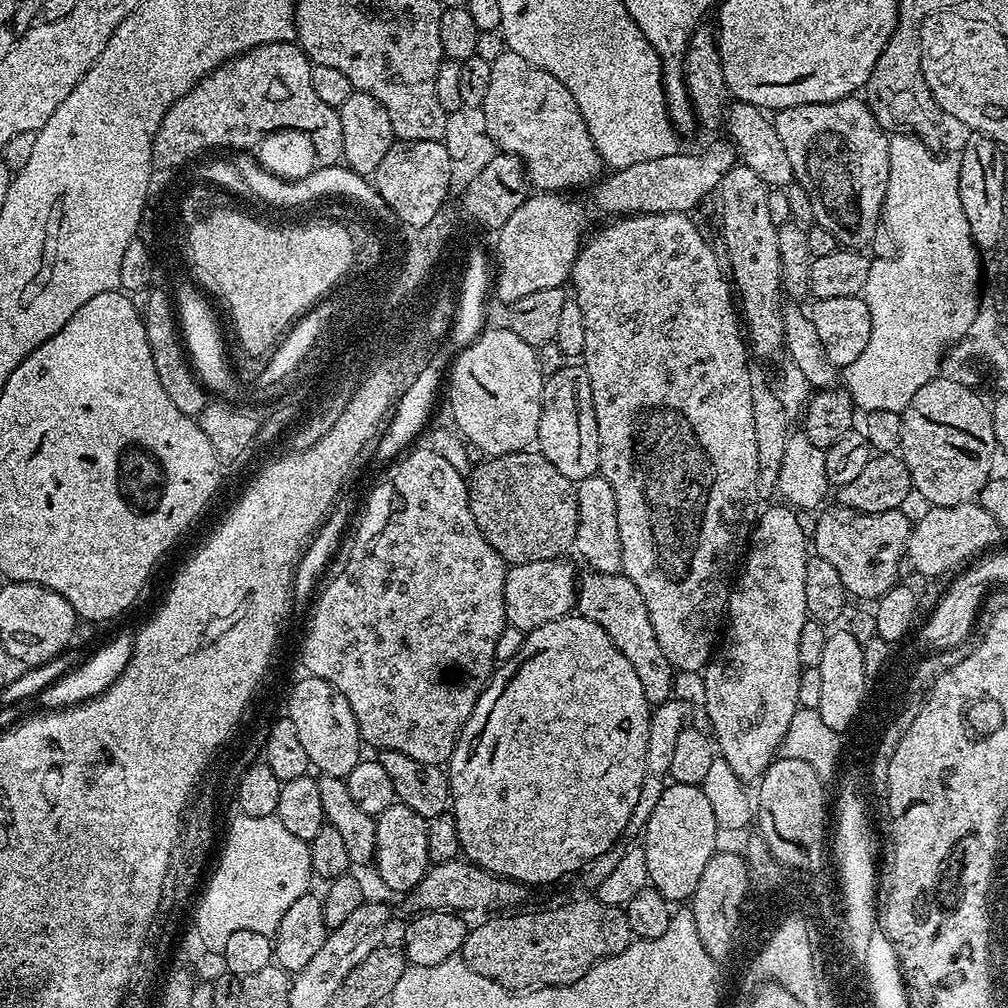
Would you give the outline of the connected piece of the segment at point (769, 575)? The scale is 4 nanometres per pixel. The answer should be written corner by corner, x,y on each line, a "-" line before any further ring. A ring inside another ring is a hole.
783,507
768,508
765,512
763,509
759,513
750,537
750,547
747,549
746,559
743,561
742,571
739,573
739,576
741,575
740,581
737,584
735,581
734,591
728,598
728,611
726,613
728,633
726,633
726,628
718,651
709,660
707,668
702,673
704,685
706,686
706,714
712,723
710,732
718,749
719,759
730,762
730,768
734,770
734,774
738,774
741,780
745,782
752,782
752,779
755,781
757,778
762,777
768,767
772,765
773,760
777,759
782,738
786,738
786,730
790,730
790,718
794,718
797,708
800,707
798,702
798,678
802,671
802,665
798,658
798,634
802,634
802,626
810,618
806,610
806,562
810,555
810,544
806,539
806,528
804,532
799,518
796,517
799,515
791,507

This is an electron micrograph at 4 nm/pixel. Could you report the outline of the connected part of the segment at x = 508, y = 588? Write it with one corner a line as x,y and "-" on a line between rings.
559,556
546,562
526,562
513,564
506,574
504,587
504,605
509,625
530,633
546,622
569,615
576,607
578,587
578,568
571,564
571,559

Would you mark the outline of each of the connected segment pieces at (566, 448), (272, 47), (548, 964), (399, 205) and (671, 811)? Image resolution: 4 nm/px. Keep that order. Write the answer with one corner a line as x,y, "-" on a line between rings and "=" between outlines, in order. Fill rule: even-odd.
565,363
563,368
545,379
536,444
538,451
544,457
561,474
566,474
566,478
574,482
585,480
599,473
598,422
594,414
590,378
579,363
=
270,42
226,61
209,76
203,76
185,96
168,107
150,150
155,163
160,163
164,168
176,168
194,159
203,148
235,150
240,144
252,143
260,136
260,132
268,132
268,128
304,128
312,136
320,165
339,165
344,155
340,113
318,98
310,82
312,65
296,42
=
595,898
572,900
561,908
548,908
545,912
524,911
481,919
484,921
469,931
462,949
462,959
473,970
509,990
560,988
563,984
578,982
578,978
585,976
598,961
626,950
626,946
630,946
634,939
627,911
624,908
606,906
=
397,139
386,150
374,177
376,192
386,200
390,210
402,225
416,229
430,222
449,199
448,191
454,188
453,161
446,146
436,141
404,141
=
669,783
664,789
662,798
658,798
658,806
654,806
654,814
650,814
642,830
642,847
646,854
646,870
651,887
658,889
670,902
687,901
691,898
698,886
698,878
702,878
702,870
706,870
706,862
710,862
710,858
718,851
716,835
718,829
714,810
710,806
710,801
706,799
703,787

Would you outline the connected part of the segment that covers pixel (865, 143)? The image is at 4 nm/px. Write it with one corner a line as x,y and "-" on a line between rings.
850,95
845,100
790,106
775,113
774,123
778,138
782,138
782,146
786,146
786,154
790,157
795,183
800,184
806,194
810,194
815,223
830,230
837,245
848,250
867,249
878,235
876,227
882,224
887,175
890,174
889,133
873,118
867,103

